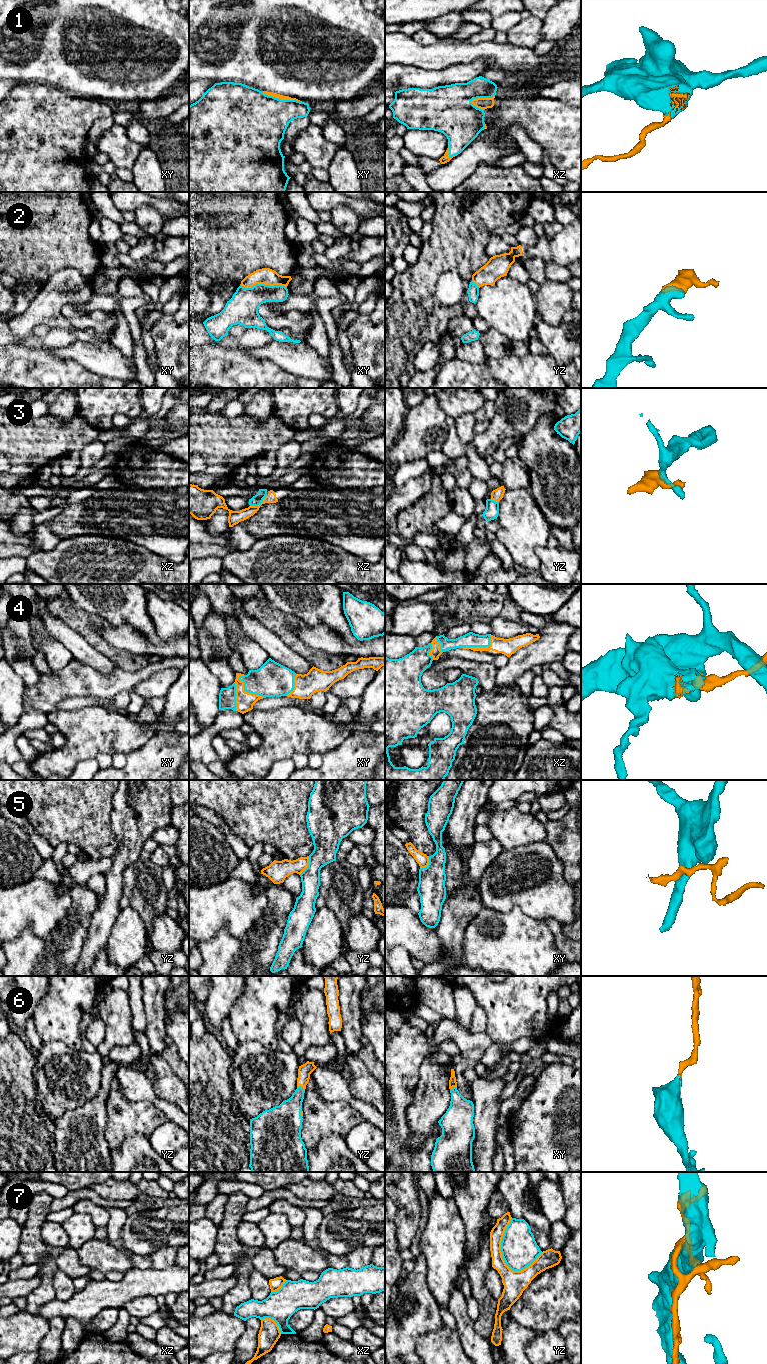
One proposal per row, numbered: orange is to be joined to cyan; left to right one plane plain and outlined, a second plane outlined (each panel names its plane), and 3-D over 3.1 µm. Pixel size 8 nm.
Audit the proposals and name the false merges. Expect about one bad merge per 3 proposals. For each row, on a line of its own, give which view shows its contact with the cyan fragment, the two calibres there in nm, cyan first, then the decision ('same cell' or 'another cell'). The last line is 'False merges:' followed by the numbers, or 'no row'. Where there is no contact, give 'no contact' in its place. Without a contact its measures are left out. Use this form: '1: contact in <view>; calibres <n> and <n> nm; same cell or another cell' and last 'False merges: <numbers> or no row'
1: contact in xy; calibres 440 and 40 nm; same cell
2: contact in xy; calibres 240 and 140 nm; same cell
3: contact in xz; calibres 90 and 100 nm; another cell
4: contact in xy; calibres 280 and 140 nm; same cell
5: contact in yz; calibres 220 and 160 nm; another cell
6: contact in yz; calibres 200 and 110 nm; same cell
7: contact in yz; calibres 300 and 130 nm; another cell
False merges: 3, 5, 7

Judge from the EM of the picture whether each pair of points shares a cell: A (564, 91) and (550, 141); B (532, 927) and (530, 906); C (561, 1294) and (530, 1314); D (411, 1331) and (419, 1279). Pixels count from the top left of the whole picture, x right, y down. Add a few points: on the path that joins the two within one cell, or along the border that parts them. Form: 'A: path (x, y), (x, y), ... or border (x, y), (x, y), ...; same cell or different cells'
A: border (538, 95), (558, 99), (570, 104); different cells
B: border (508, 911), (518, 908), (523, 913), (543, 921); different cells
C: path (553, 1296), (543, 1306), (538, 1308); same cell
D: path (411, 1318), (421, 1305), (419, 1292); same cell

